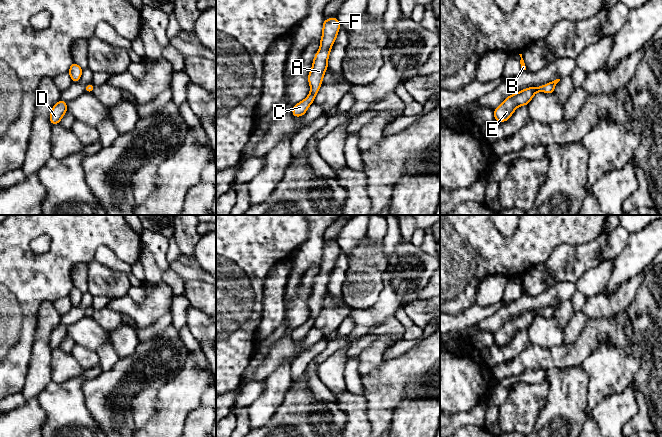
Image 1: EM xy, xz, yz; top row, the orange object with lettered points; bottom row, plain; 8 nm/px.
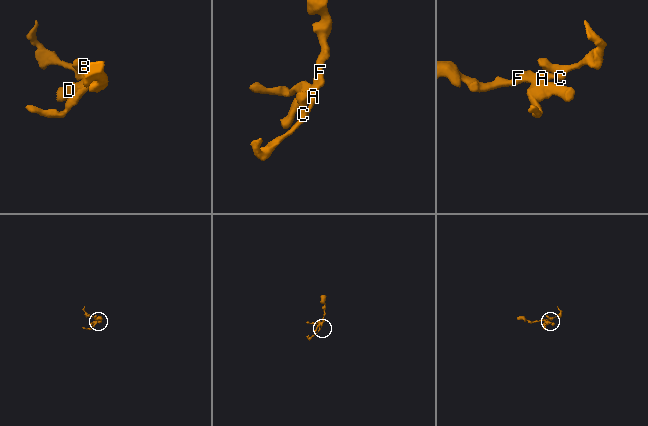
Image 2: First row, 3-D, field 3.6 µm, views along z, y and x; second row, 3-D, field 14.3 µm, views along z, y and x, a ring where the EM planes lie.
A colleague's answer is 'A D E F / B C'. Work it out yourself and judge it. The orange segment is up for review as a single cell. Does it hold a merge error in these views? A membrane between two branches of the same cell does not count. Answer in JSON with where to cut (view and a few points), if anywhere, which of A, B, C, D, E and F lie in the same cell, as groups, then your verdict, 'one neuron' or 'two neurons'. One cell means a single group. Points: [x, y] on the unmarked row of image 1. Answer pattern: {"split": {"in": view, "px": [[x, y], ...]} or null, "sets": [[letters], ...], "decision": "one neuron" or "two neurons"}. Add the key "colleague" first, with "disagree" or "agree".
{"colleague": "disagree", "split": null, "sets": [["A", "B", "C", "D", "E", "F"]], "decision": "one neuron"}

